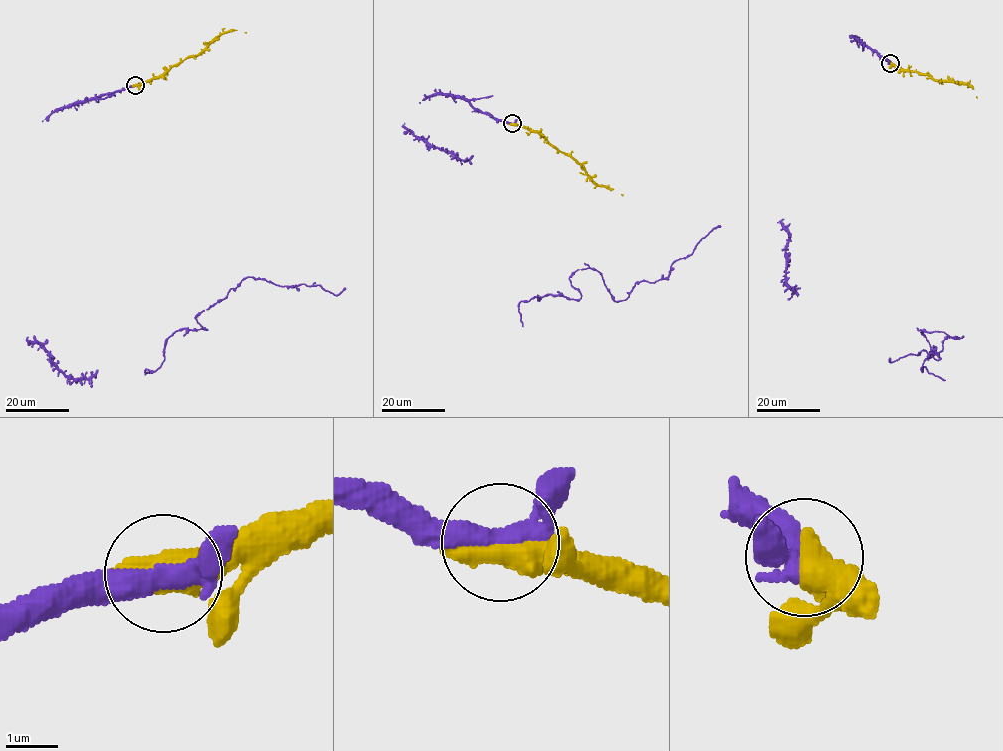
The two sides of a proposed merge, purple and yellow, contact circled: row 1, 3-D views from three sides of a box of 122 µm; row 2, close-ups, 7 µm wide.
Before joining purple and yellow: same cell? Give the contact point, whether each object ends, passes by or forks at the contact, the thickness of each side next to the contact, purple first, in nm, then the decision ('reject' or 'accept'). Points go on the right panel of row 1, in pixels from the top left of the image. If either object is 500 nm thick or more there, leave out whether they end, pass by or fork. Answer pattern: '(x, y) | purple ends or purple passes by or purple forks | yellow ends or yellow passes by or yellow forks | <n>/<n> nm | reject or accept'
(890, 63) | 280/550 nm | accept

